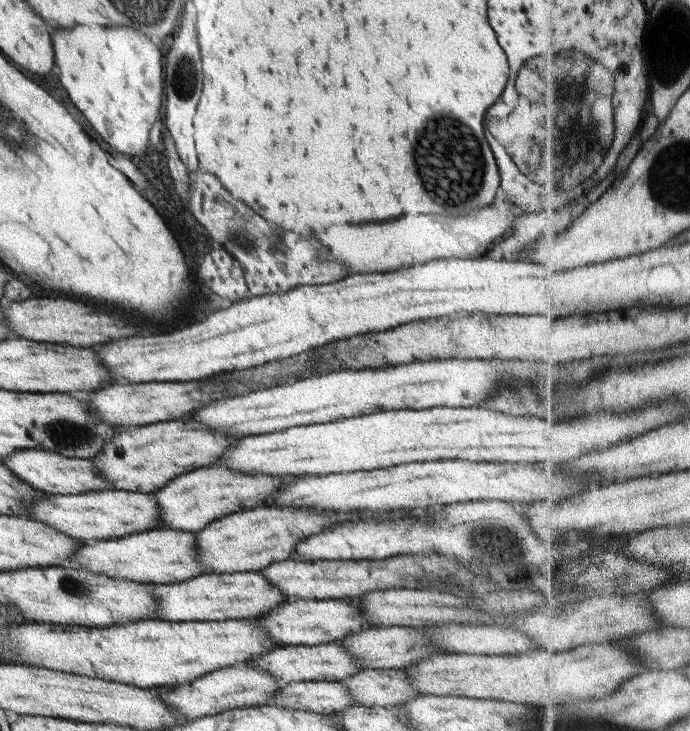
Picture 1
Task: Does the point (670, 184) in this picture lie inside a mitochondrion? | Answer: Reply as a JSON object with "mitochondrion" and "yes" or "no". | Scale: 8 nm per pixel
{"mitochondrion":"yes"}

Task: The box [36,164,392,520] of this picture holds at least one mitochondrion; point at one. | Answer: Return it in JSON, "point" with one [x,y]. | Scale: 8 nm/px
{"point":[66,434]}

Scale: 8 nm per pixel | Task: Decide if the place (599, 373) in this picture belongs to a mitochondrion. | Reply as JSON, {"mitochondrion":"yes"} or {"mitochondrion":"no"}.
{"mitochondrion":"no"}

